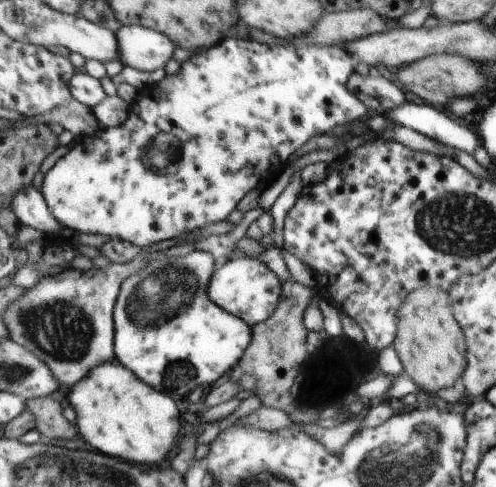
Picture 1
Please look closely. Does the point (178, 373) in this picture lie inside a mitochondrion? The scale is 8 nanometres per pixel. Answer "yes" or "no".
yes

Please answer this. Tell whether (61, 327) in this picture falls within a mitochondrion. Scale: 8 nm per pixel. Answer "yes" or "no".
yes

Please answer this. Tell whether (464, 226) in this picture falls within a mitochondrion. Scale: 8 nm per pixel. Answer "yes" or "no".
yes

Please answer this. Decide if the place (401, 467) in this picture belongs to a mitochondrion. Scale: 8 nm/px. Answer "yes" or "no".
yes

